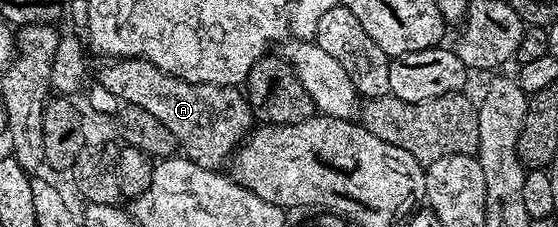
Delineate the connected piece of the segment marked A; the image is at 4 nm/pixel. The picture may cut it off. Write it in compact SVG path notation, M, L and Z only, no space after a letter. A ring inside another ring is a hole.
M113 58L109 60L98 75L97 82L119 102L134 104L138 108L144 108L152 114L156 120L163 122L172 135L176 137L181 154L190 159L194 164L200 165L209 171L221 170L222 163L241 146L242 140L253 130L254 118L250 103L245 97L245 92L238 87L218 86L211 83L188 82L187 79L178 78L175 75L162 71L152 62L146 59Z

